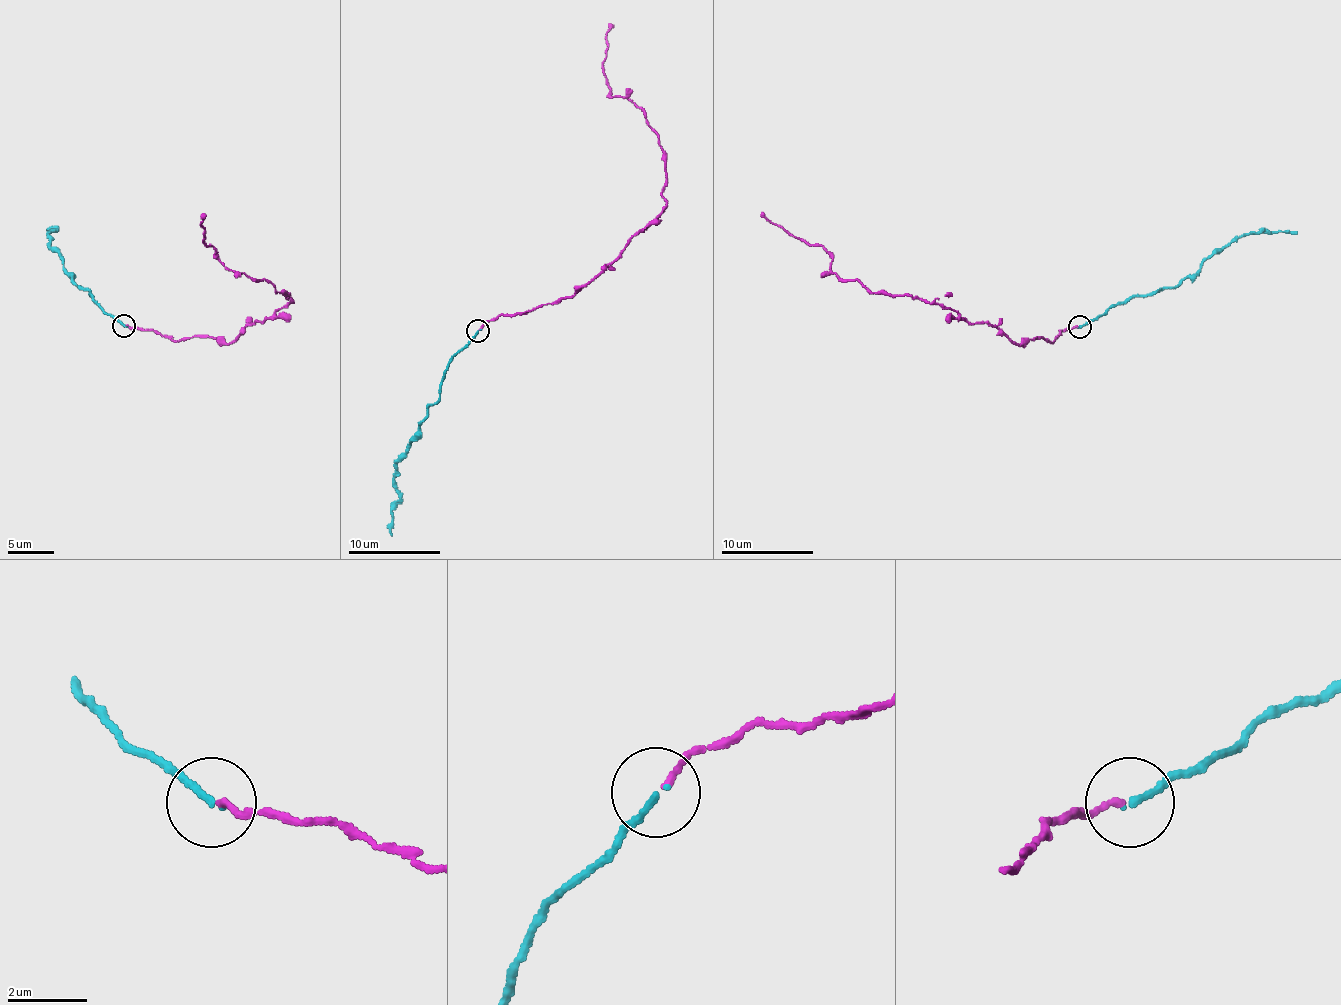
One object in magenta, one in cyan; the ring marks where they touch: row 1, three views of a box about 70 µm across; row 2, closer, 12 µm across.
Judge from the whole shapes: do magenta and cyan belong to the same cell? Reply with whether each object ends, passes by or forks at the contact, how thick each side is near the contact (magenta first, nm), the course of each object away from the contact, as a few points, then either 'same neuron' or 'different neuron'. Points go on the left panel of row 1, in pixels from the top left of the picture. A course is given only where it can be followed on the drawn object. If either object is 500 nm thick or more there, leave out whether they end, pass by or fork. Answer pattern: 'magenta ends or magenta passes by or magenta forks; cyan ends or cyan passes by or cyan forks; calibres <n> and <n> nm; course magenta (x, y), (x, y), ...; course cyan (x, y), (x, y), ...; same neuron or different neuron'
magenta ends; cyan ends; calibres 150 and 160 nm; course magenta (126, 325), (175, 341), (215, 337), (227, 344), (292, 301), (266, 279), (228, 270), (203, 242), (200, 215); course cyan (123, 325), (79, 287), (50, 245), (54, 231), (49, 229), (52, 228); same neuron

